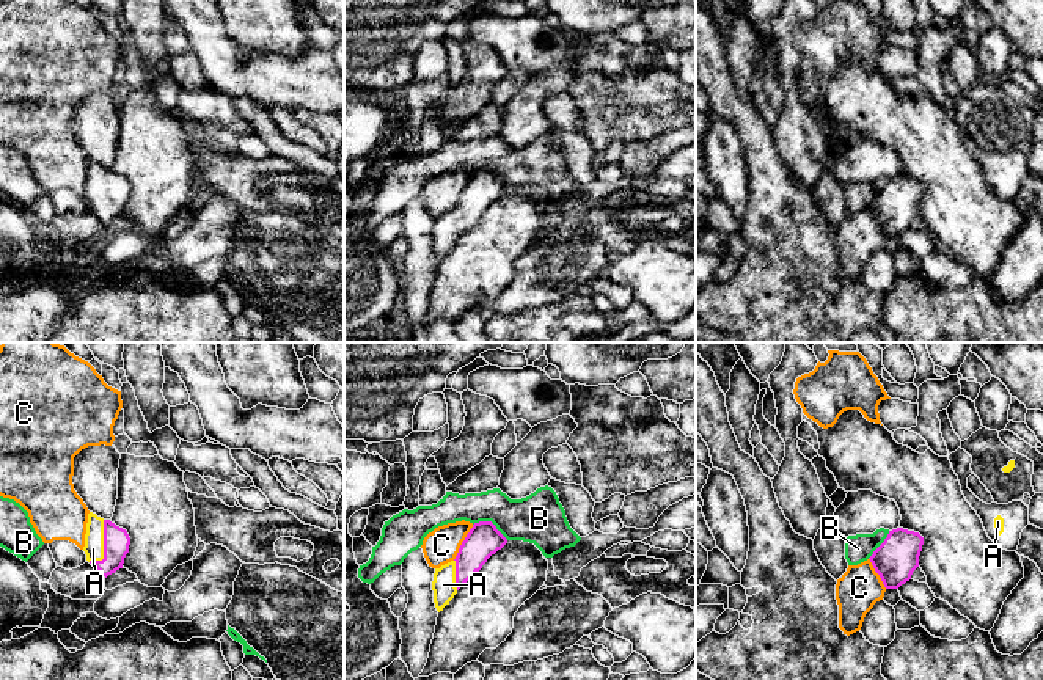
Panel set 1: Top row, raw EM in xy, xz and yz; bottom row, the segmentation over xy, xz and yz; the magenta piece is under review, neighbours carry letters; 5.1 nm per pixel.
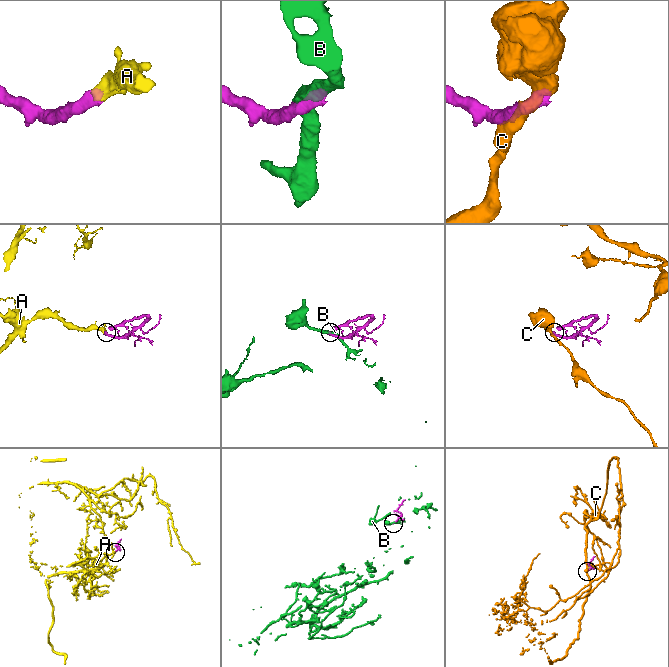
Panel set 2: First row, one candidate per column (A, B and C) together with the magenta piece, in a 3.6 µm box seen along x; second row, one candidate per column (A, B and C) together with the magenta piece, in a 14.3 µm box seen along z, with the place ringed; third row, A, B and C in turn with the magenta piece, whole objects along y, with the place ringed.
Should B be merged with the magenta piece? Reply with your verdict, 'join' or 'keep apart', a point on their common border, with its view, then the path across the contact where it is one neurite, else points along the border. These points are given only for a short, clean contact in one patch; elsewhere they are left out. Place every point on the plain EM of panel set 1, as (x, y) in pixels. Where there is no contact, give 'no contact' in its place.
keep apart; meets magenta in xz at (490, 170)

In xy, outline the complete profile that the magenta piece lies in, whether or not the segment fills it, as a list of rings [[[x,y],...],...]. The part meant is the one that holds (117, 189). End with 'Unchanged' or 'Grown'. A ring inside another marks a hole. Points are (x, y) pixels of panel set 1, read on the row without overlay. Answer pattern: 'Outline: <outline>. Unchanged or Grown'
Outline: [[[88,162],[85,195],[86,209],[108,225],[123,217],[124,206],[129,201],[130,185],[126,177],[96,162]]]. Grown

